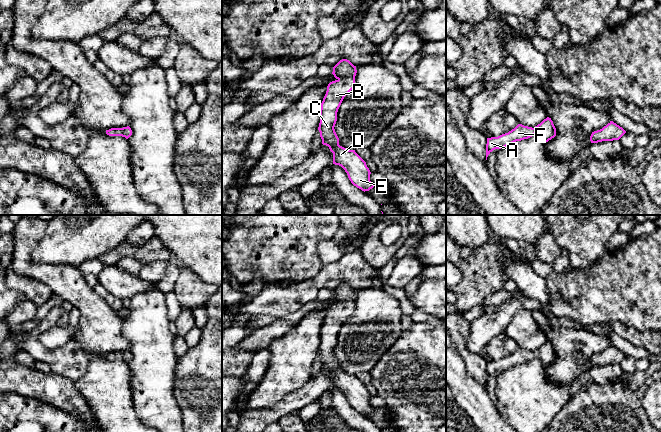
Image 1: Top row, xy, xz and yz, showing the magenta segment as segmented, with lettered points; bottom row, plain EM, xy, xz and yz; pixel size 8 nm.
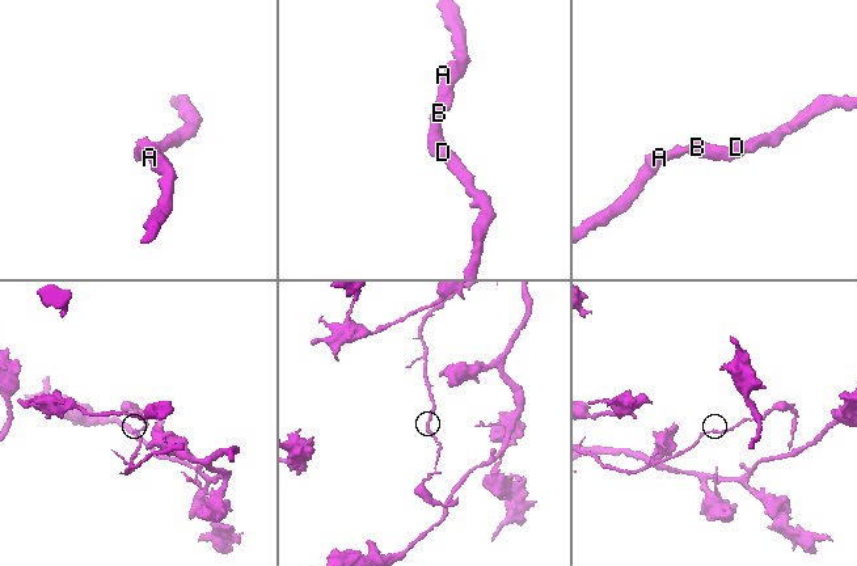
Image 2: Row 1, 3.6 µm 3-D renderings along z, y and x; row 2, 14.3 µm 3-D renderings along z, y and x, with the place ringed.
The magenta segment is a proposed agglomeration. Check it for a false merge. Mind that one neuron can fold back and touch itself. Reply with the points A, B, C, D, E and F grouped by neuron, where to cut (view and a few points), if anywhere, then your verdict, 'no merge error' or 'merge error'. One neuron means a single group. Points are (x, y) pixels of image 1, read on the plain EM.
A B C D E F; no cut; no merge error

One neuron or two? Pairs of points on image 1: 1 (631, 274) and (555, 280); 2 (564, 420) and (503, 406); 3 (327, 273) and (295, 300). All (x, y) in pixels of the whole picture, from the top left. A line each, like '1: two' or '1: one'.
1: one
2: two
3: one

